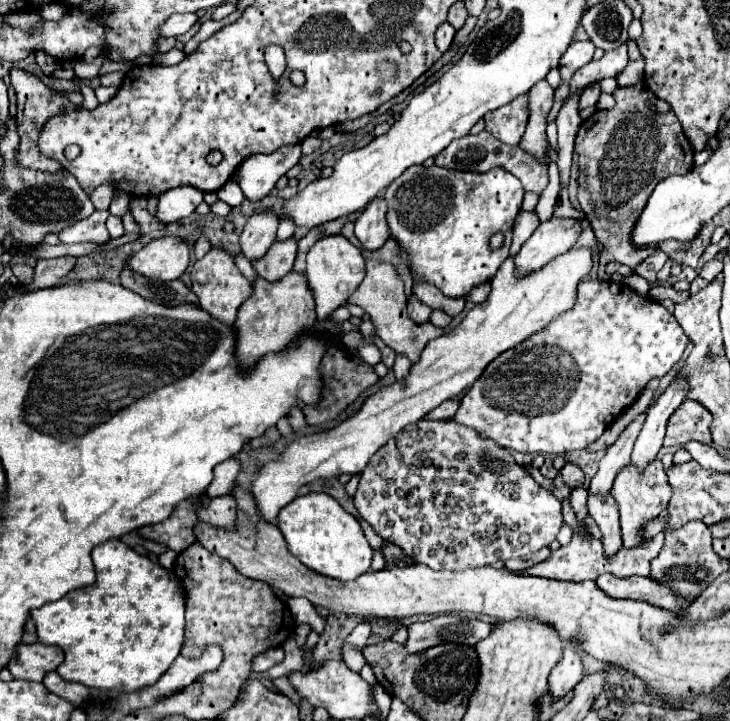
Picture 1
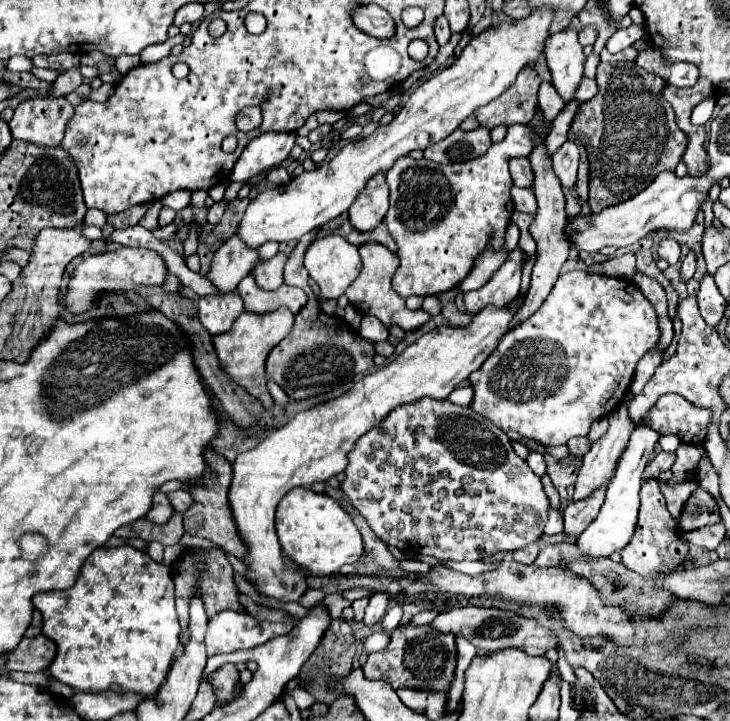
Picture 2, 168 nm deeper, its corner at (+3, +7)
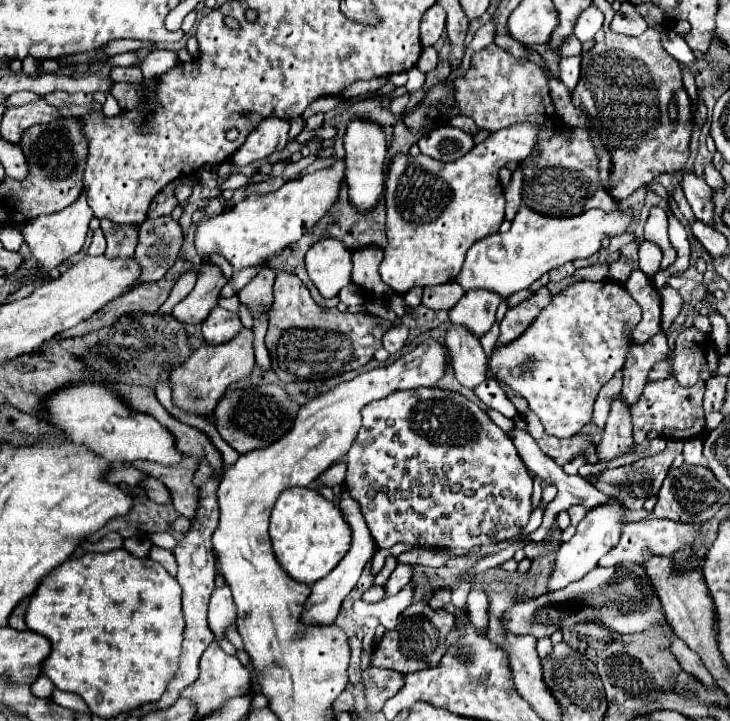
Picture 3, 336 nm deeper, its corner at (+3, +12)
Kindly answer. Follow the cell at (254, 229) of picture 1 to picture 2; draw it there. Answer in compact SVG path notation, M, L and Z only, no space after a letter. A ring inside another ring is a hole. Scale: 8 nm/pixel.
M231 237L217 249L207 277L217 289L233 291L239 281L253 271L257 259L259 249L249 249L241 237Z

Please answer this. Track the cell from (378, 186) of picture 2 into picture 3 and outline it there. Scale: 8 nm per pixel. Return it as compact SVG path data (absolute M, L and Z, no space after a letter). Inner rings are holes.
M353 118L347 126L343 146L345 146L345 170L347 170L345 180L349 184L349 200L361 212L373 210L385 188L383 160L387 154L387 142L383 126L379 126L369 118Z

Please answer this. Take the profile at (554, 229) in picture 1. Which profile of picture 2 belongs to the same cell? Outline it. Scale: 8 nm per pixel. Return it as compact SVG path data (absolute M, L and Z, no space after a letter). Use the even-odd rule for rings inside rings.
M515 247L509 253L509 261L505 261L505 265L501 265L501 269L489 279L489 285L465 293L467 313L477 313L485 305L503 307L519 293L521 273L523 273L521 257L525 257L525 251L521 247Z

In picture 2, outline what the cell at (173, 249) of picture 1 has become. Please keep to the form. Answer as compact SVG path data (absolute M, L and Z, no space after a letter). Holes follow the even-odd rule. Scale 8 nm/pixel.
M119 247L117 251L91 255L83 263L79 263L79 267L75 269L69 281L65 299L71 313L81 313L93 307L93 301L103 291L123 293L123 291L133 291L137 285L163 285L167 273L169 273L167 263L157 251L145 249L145 247Z

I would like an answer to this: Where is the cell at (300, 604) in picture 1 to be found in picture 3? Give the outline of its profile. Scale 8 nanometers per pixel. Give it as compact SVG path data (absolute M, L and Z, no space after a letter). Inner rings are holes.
M409 582L399 594L395 596L387 596L383 598L381 602L367 603L362 600L355 601L353 604L353 611L358 616L377 616L379 622L381 618L387 622L381 622L386 630L393 630L397 626L397 618L399 614L411 606L411 598L413 598L413 592L415 592L415 584Z

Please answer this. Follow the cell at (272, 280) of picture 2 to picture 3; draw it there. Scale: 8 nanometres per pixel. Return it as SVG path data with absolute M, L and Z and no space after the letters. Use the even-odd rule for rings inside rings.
M263 268L247 286L239 290L237 296L251 310L253 318L269 312L273 304L273 282L275 282L275 274L269 268Z

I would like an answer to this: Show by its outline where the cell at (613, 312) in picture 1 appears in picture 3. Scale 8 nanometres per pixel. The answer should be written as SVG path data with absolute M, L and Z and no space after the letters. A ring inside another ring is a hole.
M611 280L575 282L553 296L551 304L539 314L539 318L527 328L523 336L519 336L513 344L493 350L493 378L497 382L505 382L509 388L513 388L527 400L529 408L543 422L547 434L557 438L571 438L591 420L593 402L601 386L623 368L625 354L629 350L629 334L639 320L641 308L631 298L631 294L621 288L621 284L613 284Z

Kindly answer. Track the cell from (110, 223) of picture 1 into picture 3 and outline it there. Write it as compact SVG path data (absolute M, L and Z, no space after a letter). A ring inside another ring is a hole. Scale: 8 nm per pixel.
M97 230L97 232L93 234L93 242L91 242L87 254L89 254L89 256L101 256L103 252L105 252L105 236L103 236L101 230Z

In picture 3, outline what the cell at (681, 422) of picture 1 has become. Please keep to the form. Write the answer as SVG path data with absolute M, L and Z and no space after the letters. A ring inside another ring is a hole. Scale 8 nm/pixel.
M673 376L657 382L647 382L641 394L641 400L631 408L633 420L633 440L637 444L645 442L649 430L657 430L659 436L669 440L689 440L701 436L705 430L705 412L703 412L703 392L705 384L695 384L693 388L679 386Z

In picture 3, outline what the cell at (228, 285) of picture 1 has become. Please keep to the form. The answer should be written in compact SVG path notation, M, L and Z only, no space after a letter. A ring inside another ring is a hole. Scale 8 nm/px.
M215 306L209 318L201 324L203 338L207 344L225 344L227 340L235 338L237 332L241 332L241 328L243 324L239 316L221 306Z

